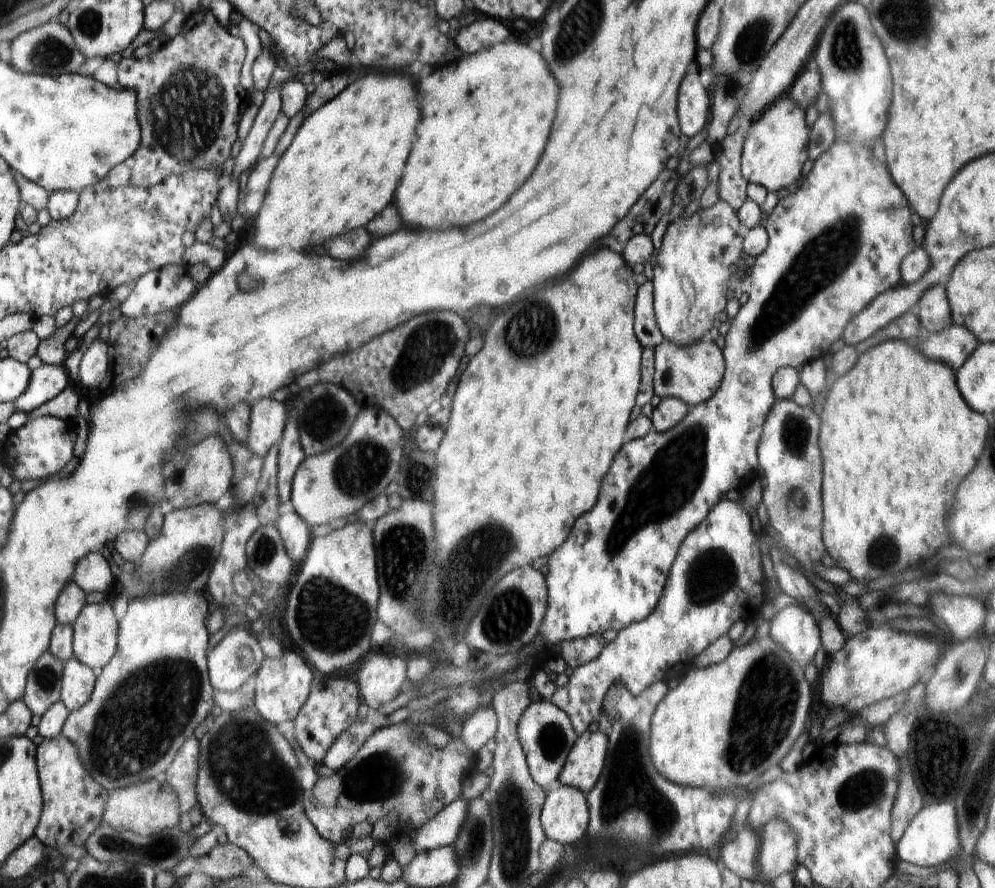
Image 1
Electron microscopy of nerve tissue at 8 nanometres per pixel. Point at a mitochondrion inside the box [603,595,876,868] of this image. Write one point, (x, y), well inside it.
(775, 709)

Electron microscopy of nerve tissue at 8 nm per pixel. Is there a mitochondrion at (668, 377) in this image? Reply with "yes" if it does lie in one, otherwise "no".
yes

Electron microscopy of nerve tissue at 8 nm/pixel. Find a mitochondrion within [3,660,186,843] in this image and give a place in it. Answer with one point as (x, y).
(46, 677)

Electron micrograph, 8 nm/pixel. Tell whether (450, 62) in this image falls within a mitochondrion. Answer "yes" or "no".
no

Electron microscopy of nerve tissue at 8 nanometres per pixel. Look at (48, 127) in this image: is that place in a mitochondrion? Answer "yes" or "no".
no

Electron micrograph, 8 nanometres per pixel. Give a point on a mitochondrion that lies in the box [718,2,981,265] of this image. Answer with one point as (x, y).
(750, 42)

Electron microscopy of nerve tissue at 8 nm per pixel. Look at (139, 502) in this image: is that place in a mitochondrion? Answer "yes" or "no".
yes

